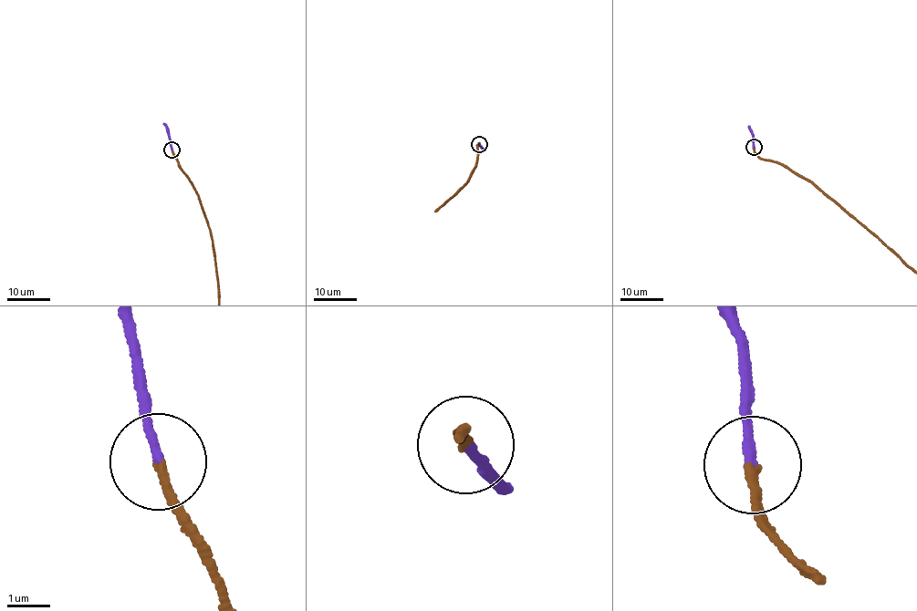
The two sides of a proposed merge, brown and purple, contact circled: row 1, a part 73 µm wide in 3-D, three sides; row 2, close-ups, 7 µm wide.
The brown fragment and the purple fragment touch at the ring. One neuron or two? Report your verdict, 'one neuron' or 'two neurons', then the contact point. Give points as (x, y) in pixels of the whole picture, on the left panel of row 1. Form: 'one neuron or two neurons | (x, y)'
one neuron | (171, 150)

